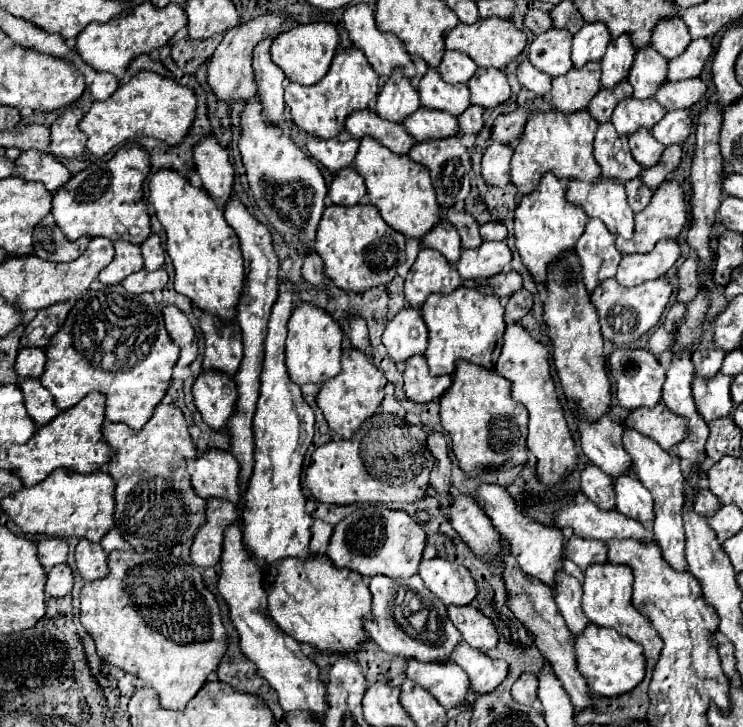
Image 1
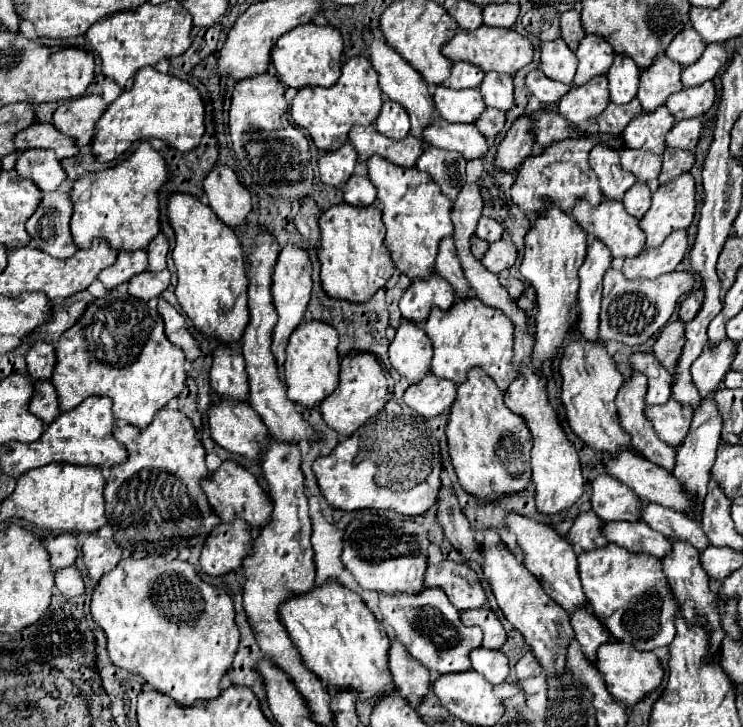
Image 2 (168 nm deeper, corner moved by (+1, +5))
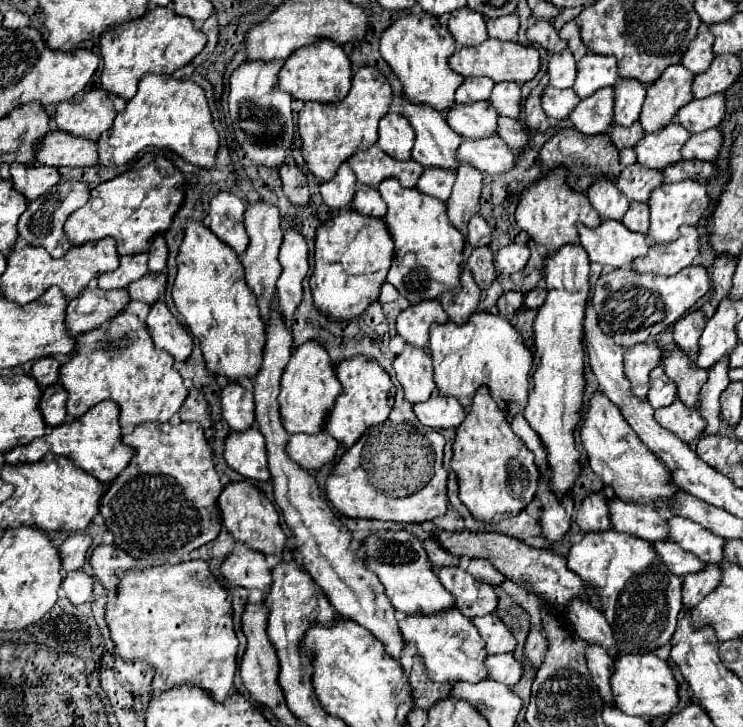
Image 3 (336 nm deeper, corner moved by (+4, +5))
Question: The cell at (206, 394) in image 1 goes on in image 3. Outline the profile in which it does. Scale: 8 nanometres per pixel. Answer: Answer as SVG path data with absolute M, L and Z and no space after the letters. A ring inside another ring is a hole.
M256 427L242 433L232 431L226 437L224 459L236 473L240 473L246 479L270 481L266 461L266 441Z

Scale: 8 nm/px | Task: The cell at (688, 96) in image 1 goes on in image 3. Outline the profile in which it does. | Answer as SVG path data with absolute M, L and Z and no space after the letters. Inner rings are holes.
M722 93L706 97L706 99L694 99L688 105L684 105L676 121L684 125L692 133L700 133L712 127L718 127L726 115L726 99Z

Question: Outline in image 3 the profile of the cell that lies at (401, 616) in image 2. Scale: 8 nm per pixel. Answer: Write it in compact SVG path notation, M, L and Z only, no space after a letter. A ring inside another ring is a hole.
M458 609L428 617L410 615L406 621L400 621L400 631L406 641L412 641L416 645L416 651L424 659L432 681L448 681L450 685L454 685L458 681L480 683L488 679L488 673L484 671L484 659L488 657L486 643L472 621L466 619Z

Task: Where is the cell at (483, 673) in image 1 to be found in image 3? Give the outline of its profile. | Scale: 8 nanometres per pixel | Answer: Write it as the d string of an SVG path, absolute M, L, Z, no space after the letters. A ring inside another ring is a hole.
M512 653L488 655L486 671L488 671L490 679L512 687L512 685L516 685L520 681L520 677L524 673L524 665L520 661L516 661Z

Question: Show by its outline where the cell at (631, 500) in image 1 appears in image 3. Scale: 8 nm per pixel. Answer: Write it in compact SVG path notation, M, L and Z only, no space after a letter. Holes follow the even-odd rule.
M674 515L670 521L670 541L678 543L682 549L694 553L704 563L720 563L724 561L724 539L714 535L712 531L700 527L698 523Z

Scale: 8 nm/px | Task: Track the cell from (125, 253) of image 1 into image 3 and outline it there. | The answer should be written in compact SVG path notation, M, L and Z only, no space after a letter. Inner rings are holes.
M148 253L124 255L124 257L120 257L120 267L116 271L104 273L98 277L98 287L104 291L124 289L146 273L148 273Z

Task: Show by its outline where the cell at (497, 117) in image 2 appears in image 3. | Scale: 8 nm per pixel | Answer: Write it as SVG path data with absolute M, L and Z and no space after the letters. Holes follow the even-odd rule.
M500 117L498 121L498 135L506 141L506 145L514 151L524 151L524 147L528 145L530 141L530 133L528 129L516 121L516 119L510 119L510 117Z

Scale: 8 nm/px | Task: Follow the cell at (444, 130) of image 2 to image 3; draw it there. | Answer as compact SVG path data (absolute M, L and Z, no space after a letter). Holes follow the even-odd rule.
M488 137L480 141L464 139L458 147L458 161L472 163L476 169L488 175L502 175L516 165L516 153L500 137Z

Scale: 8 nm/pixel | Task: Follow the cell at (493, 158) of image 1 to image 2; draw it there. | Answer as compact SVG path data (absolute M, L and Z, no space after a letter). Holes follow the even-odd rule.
M521 115L517 121L513 121L511 129L503 137L495 153L495 165L499 169L513 171L523 163L525 157L531 155L533 137L529 135L529 129L531 129L531 121L527 119L527 115Z

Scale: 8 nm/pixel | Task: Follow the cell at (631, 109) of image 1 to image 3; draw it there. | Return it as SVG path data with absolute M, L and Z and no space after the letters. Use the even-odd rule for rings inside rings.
M670 123L662 131L646 133L634 147L638 153L638 163L656 171L676 165L684 159L682 147L688 141L688 135L690 131L684 129L680 123Z

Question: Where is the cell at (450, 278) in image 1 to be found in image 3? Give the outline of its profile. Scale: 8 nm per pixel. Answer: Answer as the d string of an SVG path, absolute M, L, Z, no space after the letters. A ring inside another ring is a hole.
M424 301L410 305L398 315L396 331L398 335L414 347L428 349L428 329L432 323L446 323L448 315L444 313L440 301Z

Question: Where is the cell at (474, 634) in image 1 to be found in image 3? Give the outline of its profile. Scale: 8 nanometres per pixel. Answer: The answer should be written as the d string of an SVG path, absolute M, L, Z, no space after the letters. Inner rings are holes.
M484 615L474 617L472 623L478 627L482 639L486 641L488 653L512 653L516 647L516 639L510 633L510 629L496 617L496 615Z

